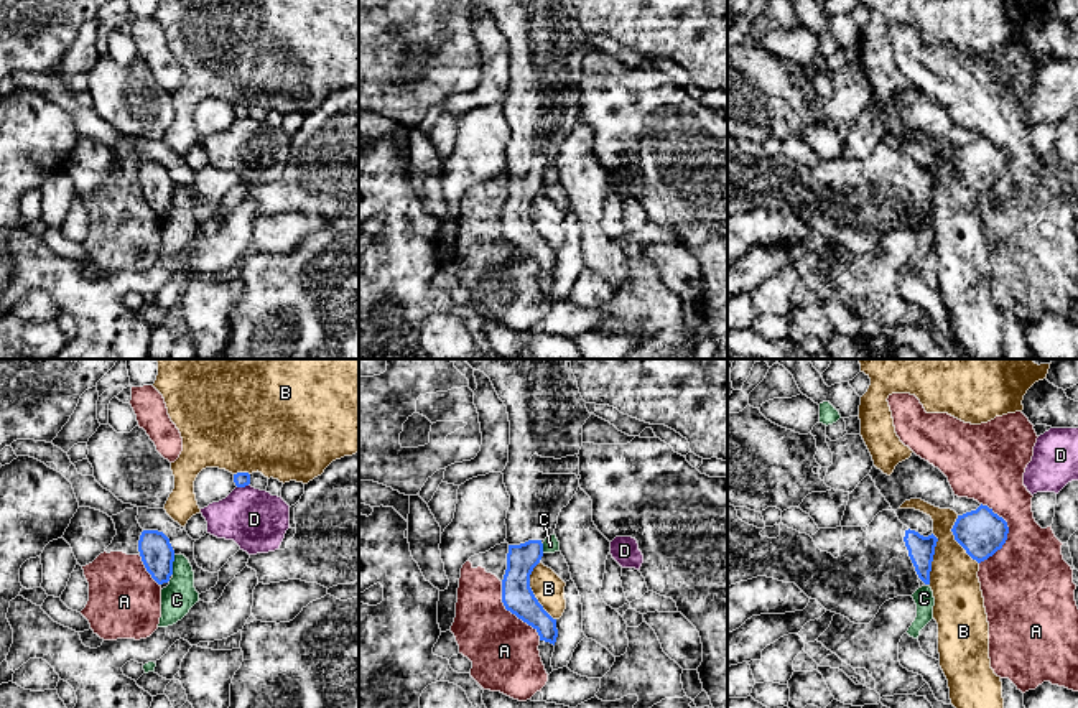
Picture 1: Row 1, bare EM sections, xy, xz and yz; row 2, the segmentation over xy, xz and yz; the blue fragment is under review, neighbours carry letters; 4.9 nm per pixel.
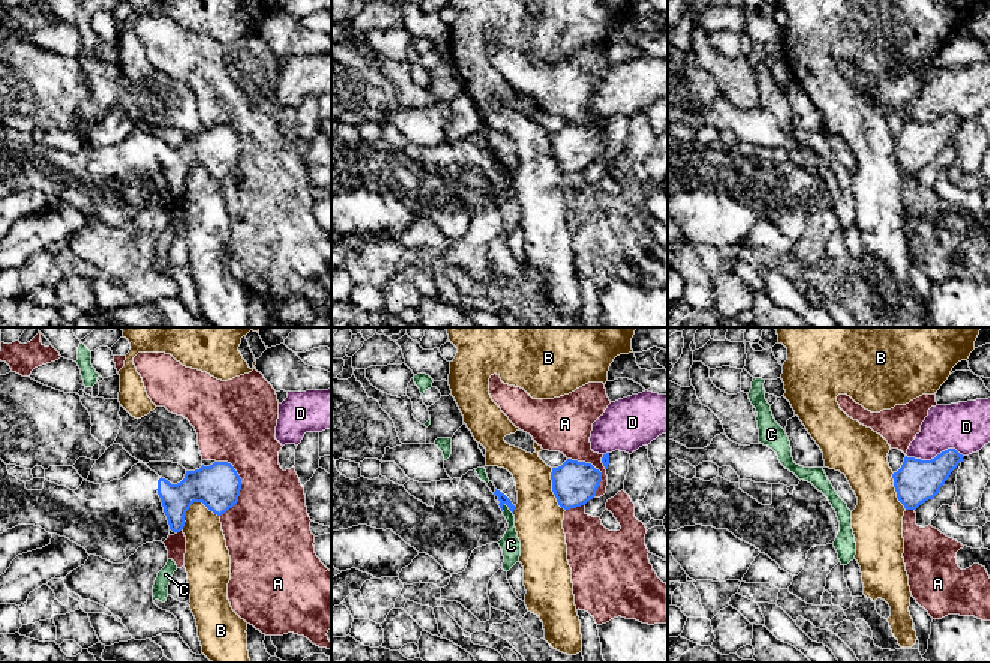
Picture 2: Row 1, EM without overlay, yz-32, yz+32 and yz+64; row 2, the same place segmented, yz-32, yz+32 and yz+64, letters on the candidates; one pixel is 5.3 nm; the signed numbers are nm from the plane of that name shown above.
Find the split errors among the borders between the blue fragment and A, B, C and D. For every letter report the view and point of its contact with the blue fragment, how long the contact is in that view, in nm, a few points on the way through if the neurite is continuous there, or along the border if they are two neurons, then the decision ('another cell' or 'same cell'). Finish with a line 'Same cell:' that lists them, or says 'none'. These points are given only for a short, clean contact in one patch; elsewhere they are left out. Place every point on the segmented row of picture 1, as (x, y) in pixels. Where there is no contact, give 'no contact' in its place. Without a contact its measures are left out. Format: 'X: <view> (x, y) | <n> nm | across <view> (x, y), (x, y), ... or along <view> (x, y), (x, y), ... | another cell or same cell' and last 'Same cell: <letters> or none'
A: yz (1008, 532) | 300 nm | another cell
B: xz (532, 591) | 300 nm | another cell
C: xy (171, 565) | 100 nm | another cell
D: xy (242, 486) | 70 nm | another cell
Same cell: none

